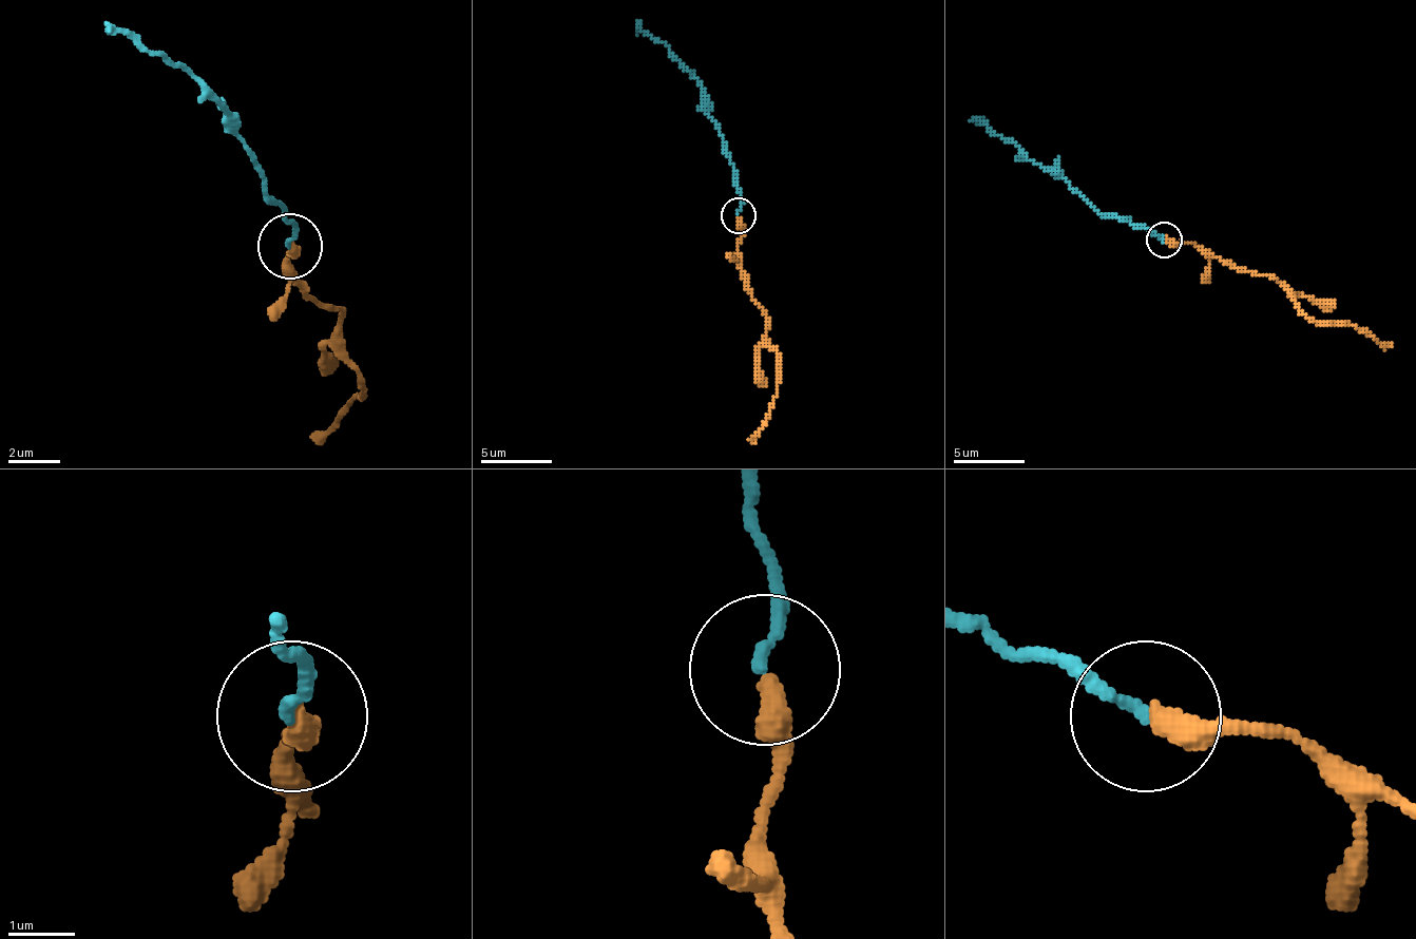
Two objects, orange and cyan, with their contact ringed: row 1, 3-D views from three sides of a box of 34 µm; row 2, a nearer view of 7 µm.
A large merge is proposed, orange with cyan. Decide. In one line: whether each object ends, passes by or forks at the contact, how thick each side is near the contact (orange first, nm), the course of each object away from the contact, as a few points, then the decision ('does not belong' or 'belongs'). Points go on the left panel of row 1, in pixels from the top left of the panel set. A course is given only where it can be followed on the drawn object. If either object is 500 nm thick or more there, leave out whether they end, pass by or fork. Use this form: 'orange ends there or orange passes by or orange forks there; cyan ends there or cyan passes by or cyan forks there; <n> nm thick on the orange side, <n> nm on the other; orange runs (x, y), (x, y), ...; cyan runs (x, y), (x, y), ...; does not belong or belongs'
orange ends there; cyan ends there; 400 nm thick on the orange side, 180 nm on the other; orange runs (288, 244), (288, 270), (340, 309), (340, 355), (359, 394), (313, 433); cyan runs (288, 244), (288, 212), (268, 192), (236, 134), (236, 120), (184, 69), (106, 30); belongs

